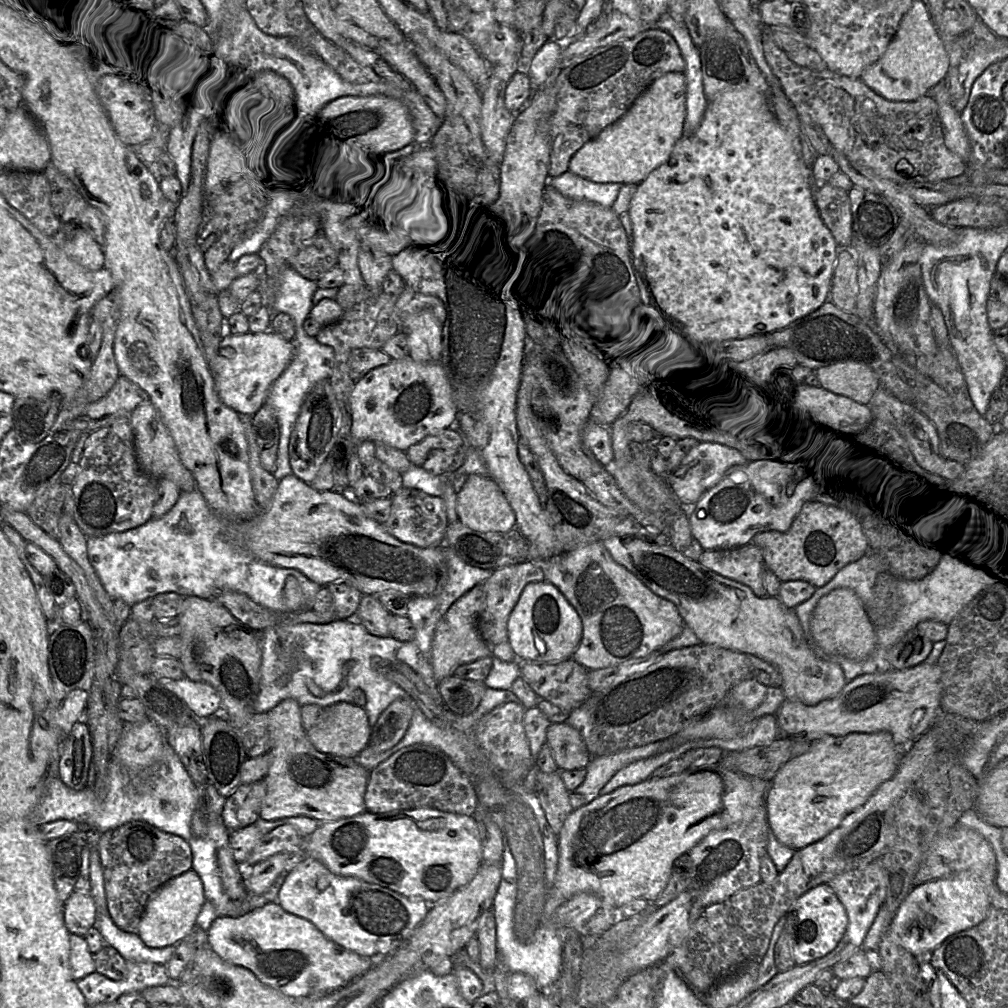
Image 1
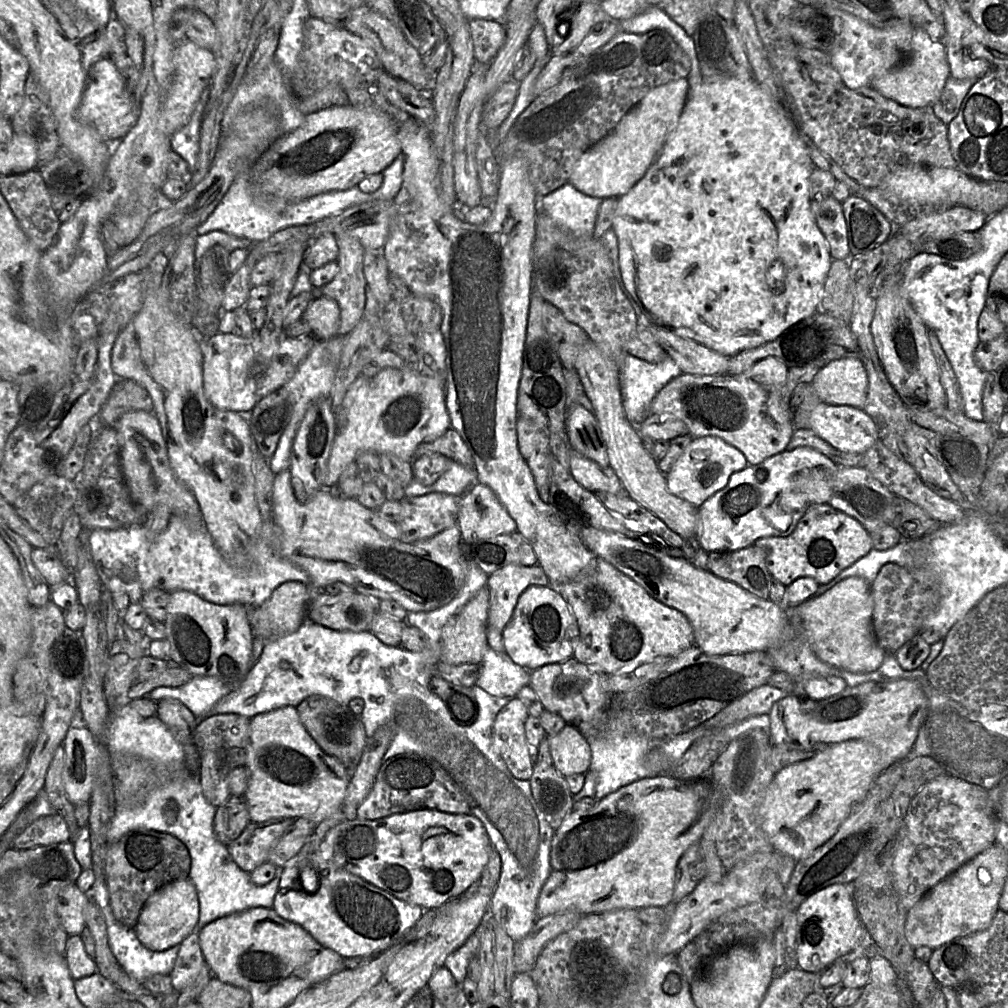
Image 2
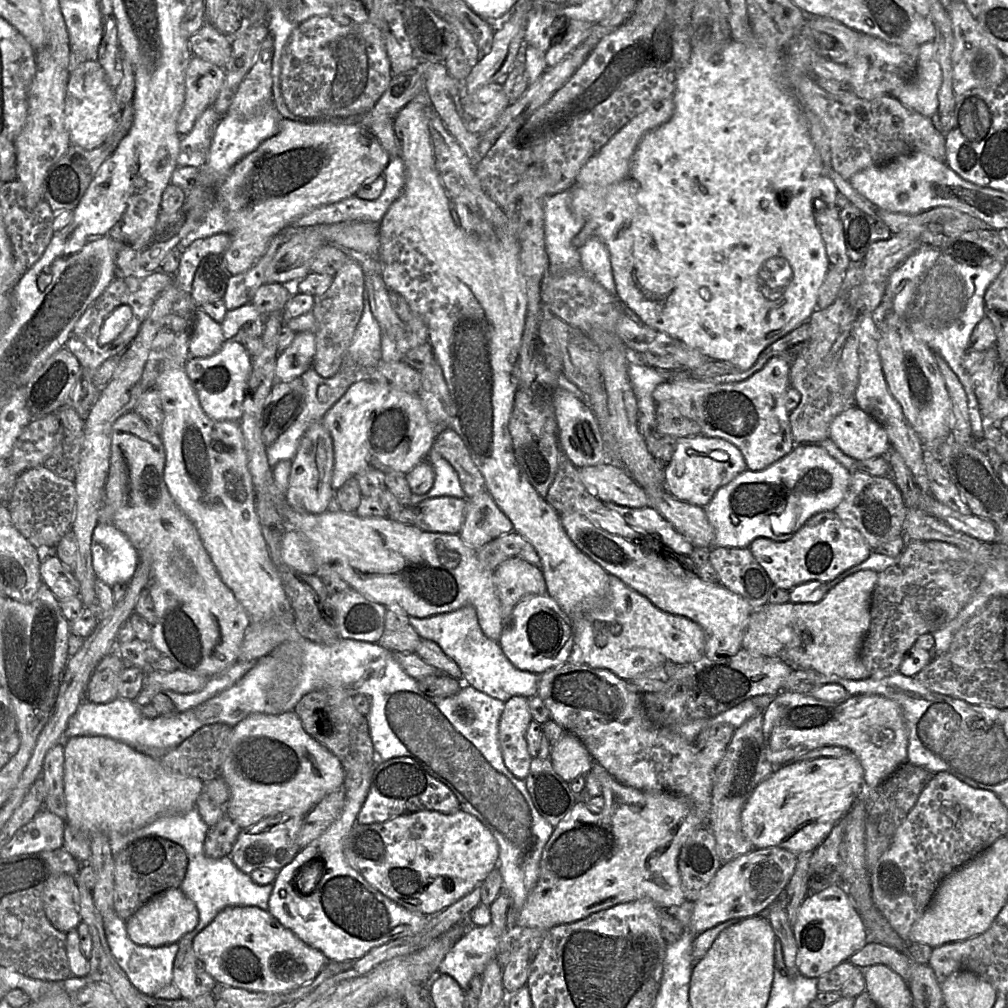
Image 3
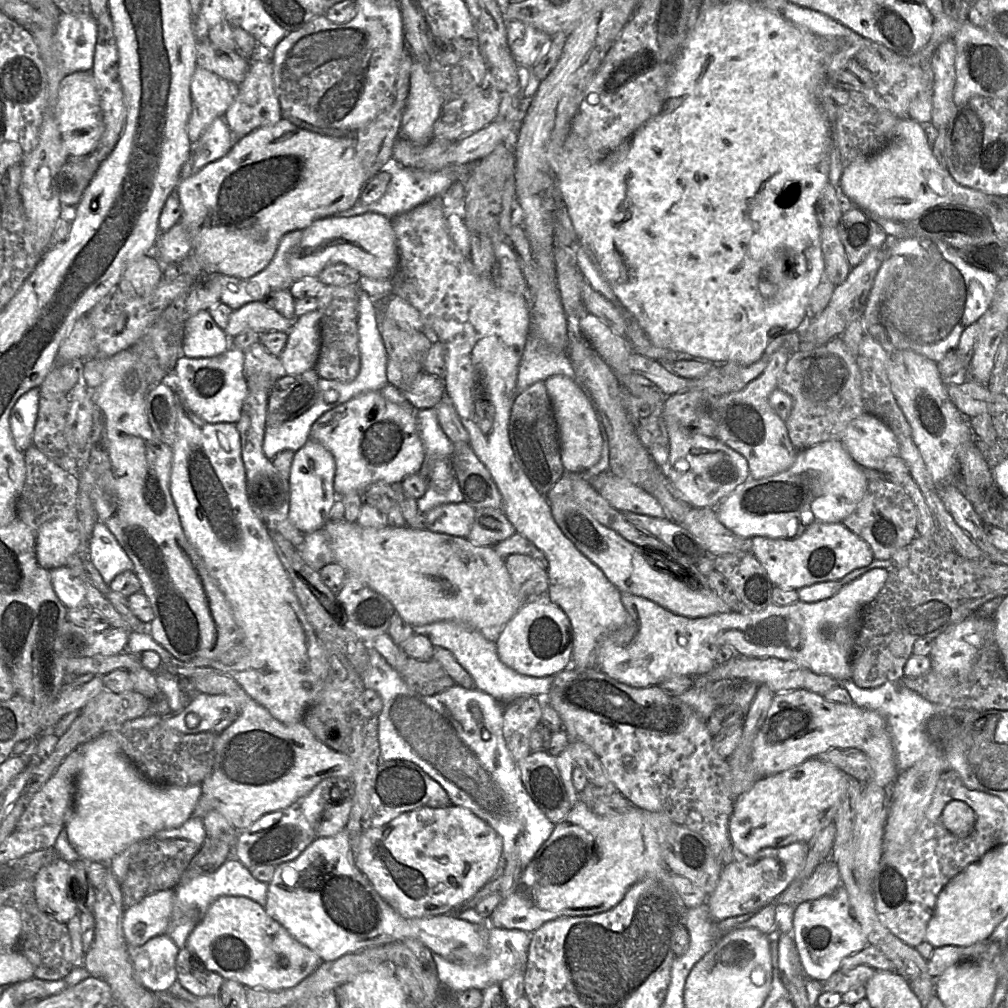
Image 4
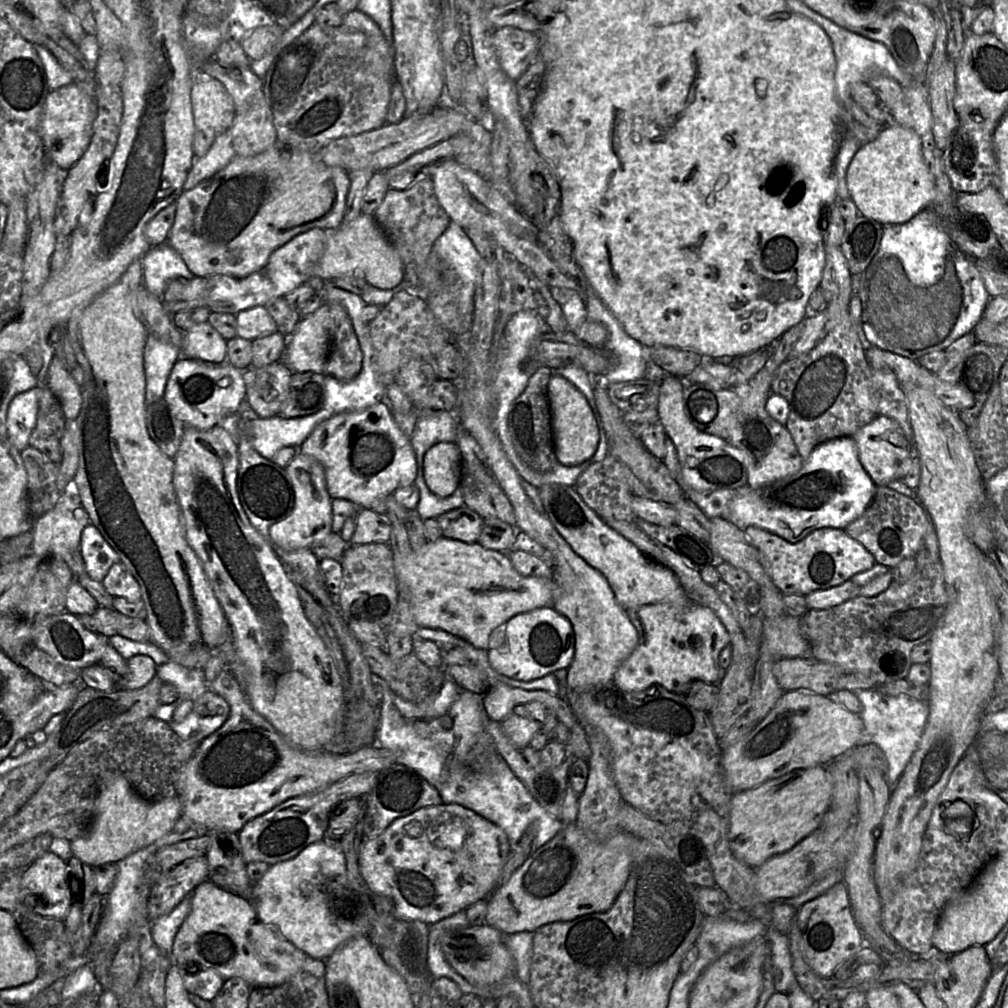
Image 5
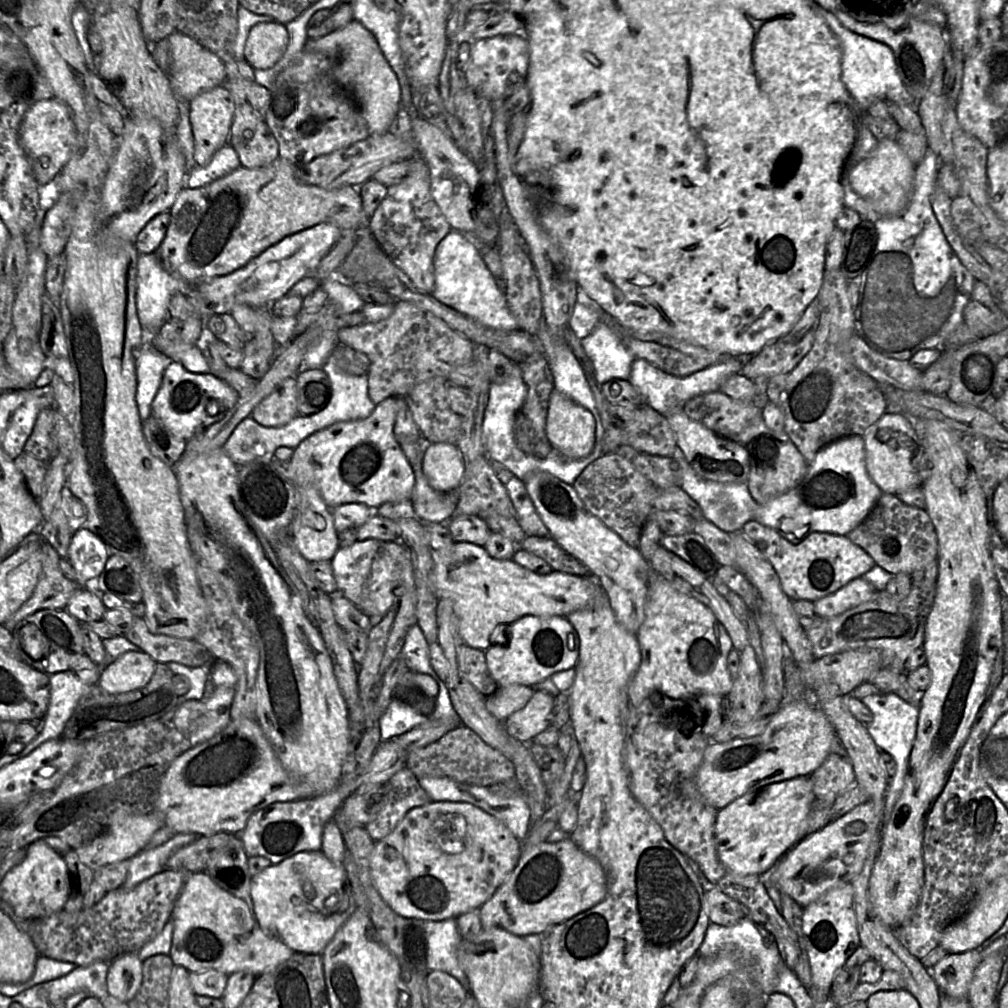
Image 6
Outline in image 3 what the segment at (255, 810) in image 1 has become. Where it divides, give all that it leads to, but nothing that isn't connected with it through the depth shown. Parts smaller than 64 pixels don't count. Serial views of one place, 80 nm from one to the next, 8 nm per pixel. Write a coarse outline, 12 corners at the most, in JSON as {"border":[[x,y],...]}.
{"border":[[225,815],[209,827],[205,854],[230,855],[241,828]]}

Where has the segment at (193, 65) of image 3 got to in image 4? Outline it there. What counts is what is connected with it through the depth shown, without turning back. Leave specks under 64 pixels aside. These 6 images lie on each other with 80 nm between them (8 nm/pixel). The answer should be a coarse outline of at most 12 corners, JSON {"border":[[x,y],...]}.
{"border":[[197,66],[187,131],[197,141],[225,115],[235,86]]}

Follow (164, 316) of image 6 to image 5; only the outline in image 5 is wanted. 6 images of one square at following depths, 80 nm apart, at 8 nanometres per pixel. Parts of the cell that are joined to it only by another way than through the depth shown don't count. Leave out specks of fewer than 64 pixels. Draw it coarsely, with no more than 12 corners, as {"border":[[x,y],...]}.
{"border":[[166,241],[140,262],[142,284],[162,297],[173,279],[194,277]]}

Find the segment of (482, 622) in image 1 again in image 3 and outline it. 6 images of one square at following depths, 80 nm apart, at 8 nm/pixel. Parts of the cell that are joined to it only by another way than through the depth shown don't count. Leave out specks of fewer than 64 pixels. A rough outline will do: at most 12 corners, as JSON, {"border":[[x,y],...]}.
{"border":[[510,558],[493,571],[505,622],[527,595],[547,593],[541,569]]}

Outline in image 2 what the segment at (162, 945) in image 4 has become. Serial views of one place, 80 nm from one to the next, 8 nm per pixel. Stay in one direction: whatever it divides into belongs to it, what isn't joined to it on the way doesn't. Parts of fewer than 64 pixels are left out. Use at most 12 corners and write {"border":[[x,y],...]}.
{"border":[[95,879],[109,946],[138,982],[170,975],[180,945],[153,951],[115,918],[106,879]]}

